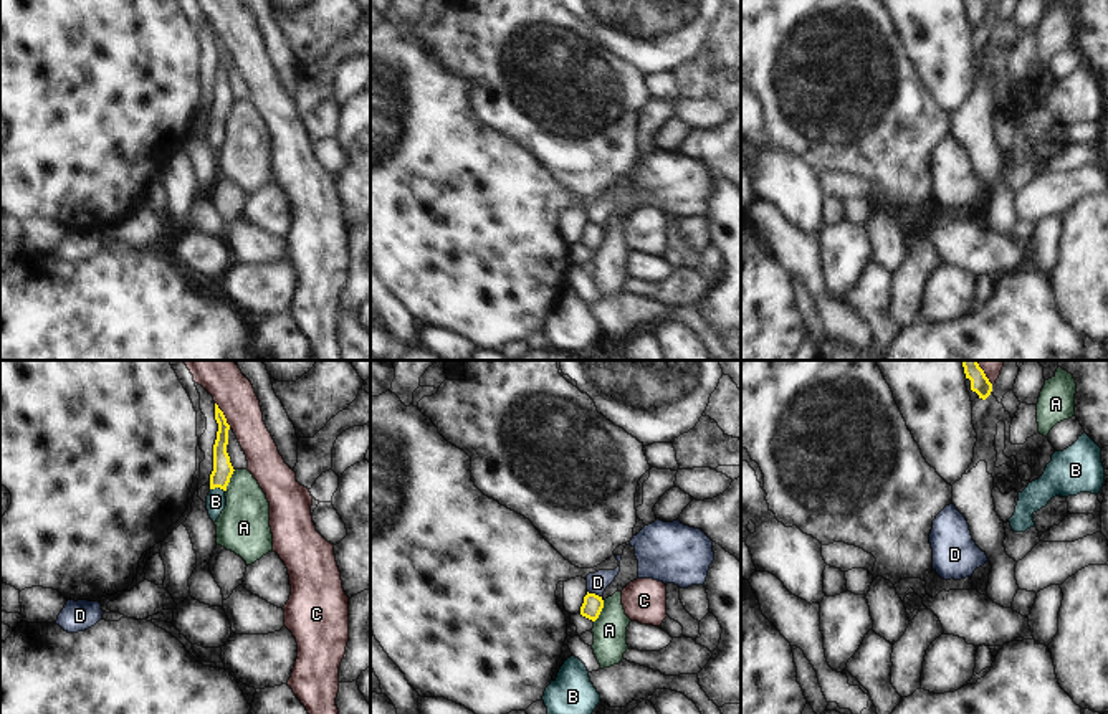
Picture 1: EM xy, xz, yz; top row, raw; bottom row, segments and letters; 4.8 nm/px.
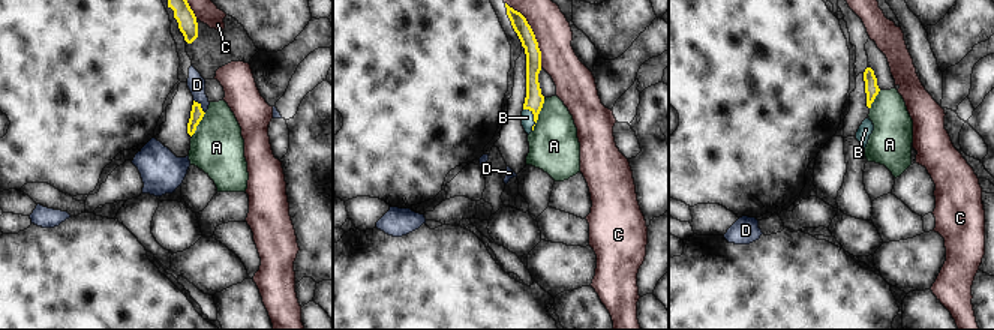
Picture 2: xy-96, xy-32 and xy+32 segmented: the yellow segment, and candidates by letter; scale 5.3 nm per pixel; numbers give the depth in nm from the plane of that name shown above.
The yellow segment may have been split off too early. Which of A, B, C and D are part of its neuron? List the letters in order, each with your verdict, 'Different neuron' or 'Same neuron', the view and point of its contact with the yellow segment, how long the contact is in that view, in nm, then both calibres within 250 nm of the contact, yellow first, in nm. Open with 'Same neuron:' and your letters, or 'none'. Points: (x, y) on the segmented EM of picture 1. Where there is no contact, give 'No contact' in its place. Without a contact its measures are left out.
Same neuron: B
A: Different neuron. Touches yellow at xy (229, 481). Shared border 120 nm. Thickness 100 nm (yellow) against 260 nm
B: Same neuron. Touches yellow at xy (217, 486). Shared border 70 nm. Thickness 100 nm (yellow) against 100 nm
C: Different neuron. Touches yellow at xy (224, 415). Shared border 150 nm. Thickness 90 nm (yellow) against 220 nm
D: Different neuron. Touches yellow at xz (594, 594). Shared border 80 nm. Thickness 100 nm (yellow) against 100 nm.

